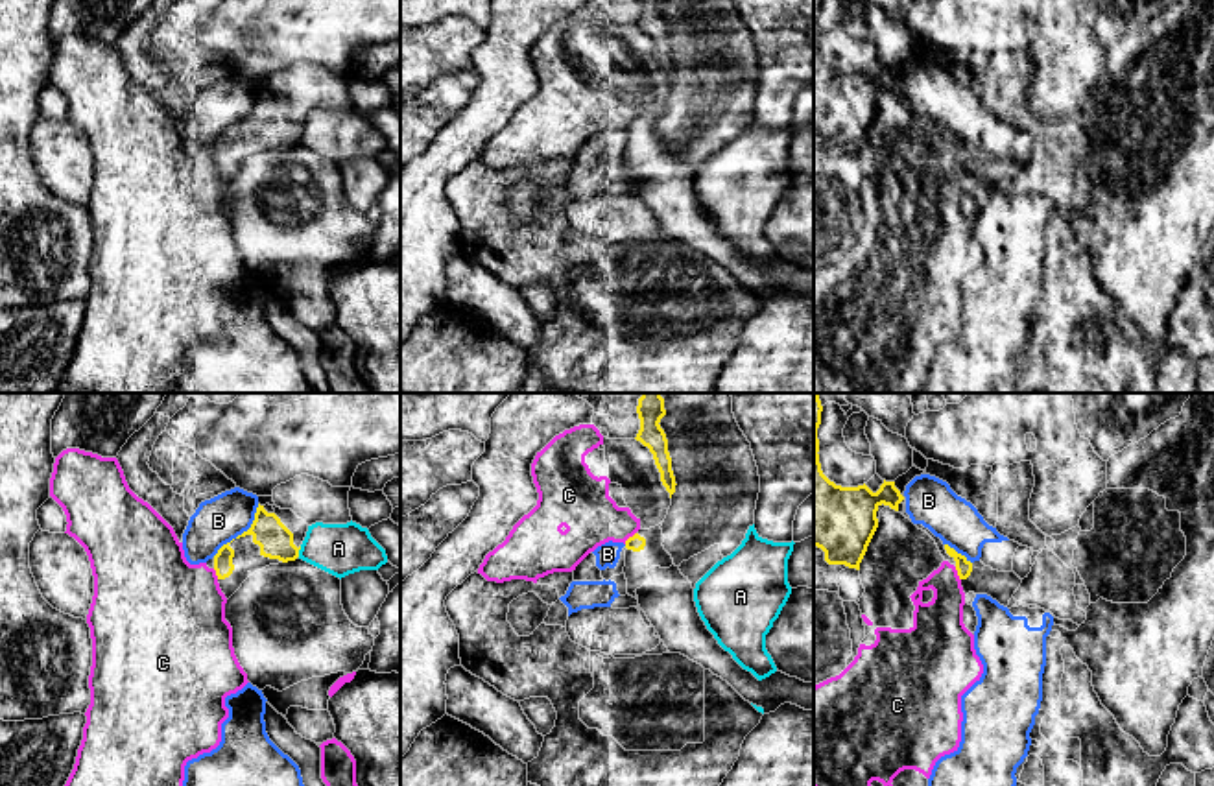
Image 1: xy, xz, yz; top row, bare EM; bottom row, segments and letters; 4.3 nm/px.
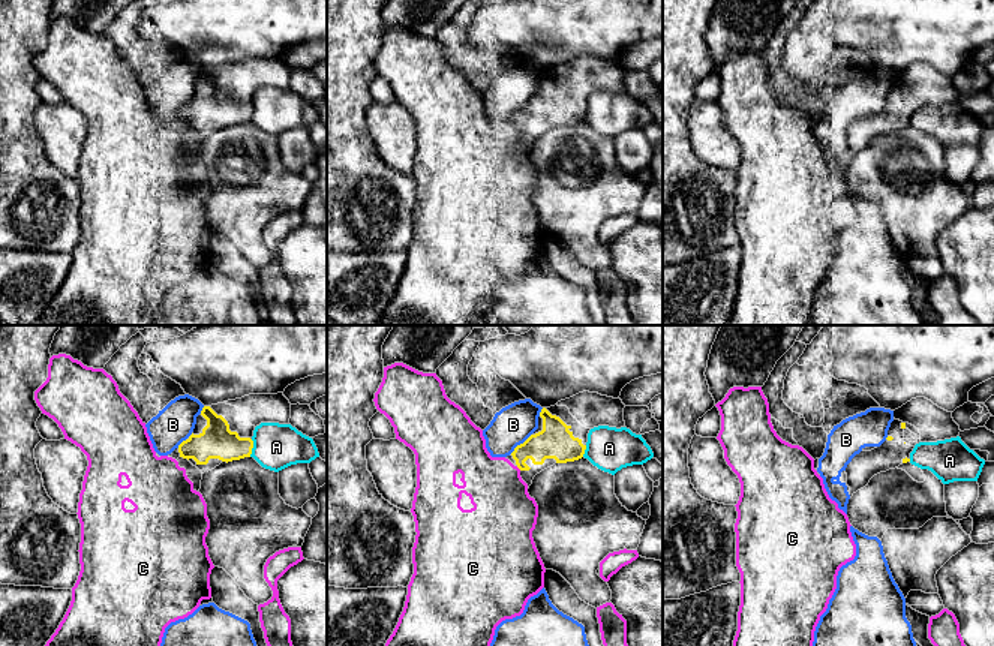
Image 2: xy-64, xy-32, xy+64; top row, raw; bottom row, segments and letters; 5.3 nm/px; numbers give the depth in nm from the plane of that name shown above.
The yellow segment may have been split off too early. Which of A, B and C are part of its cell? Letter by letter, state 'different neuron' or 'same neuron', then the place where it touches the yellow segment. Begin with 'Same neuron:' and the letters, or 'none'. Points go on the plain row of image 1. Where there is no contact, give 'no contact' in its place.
Same neuron: B
A: different neuron; meets yellow in xy at (297, 139)
B: same neuron; meets yellow in xy at (244, 119)
C: different neuron; meets yellow in xz at (630, 124)

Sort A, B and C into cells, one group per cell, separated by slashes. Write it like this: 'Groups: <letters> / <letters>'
Groups: A / B / C

